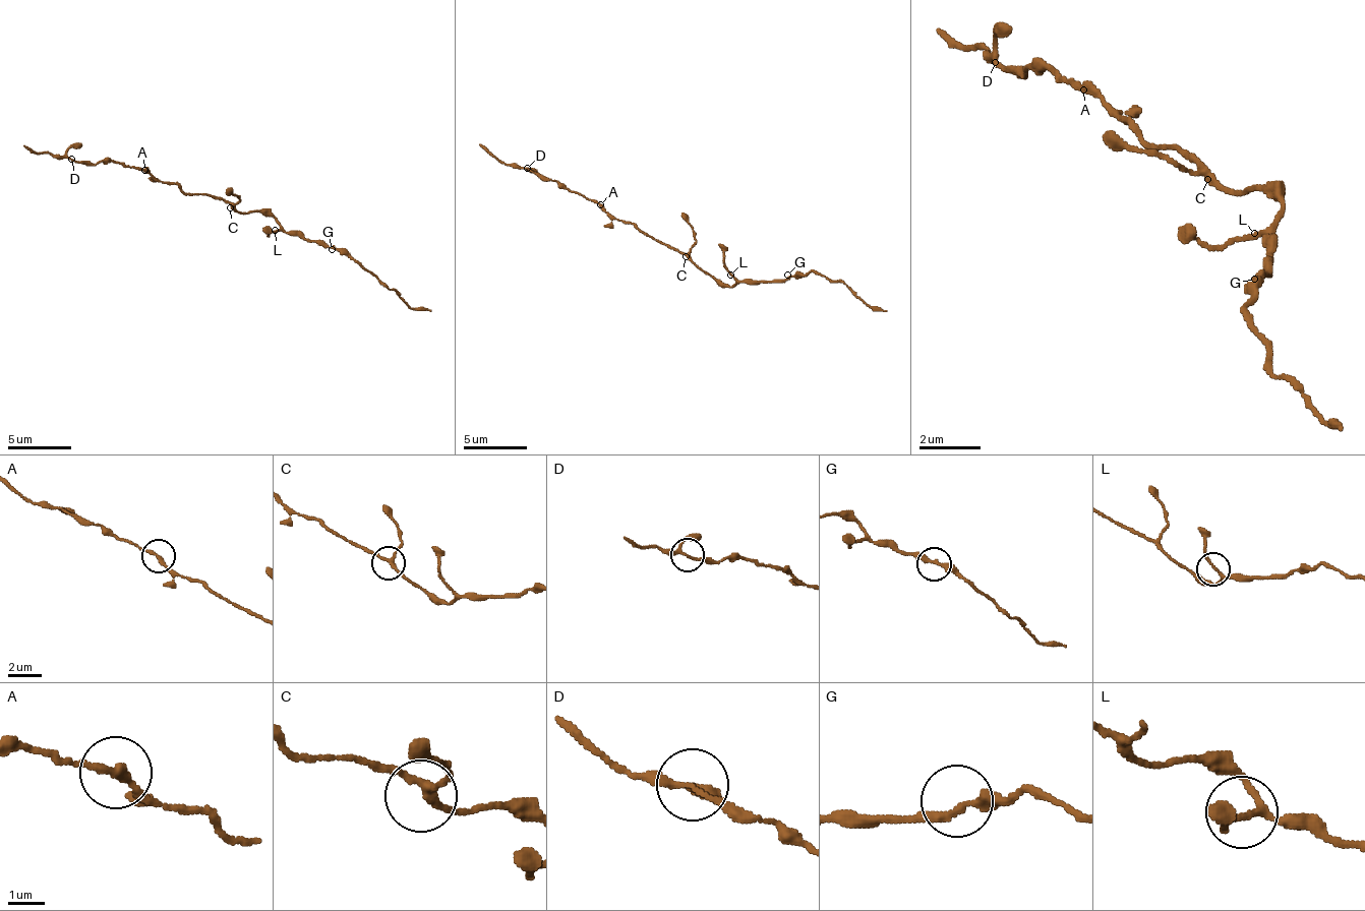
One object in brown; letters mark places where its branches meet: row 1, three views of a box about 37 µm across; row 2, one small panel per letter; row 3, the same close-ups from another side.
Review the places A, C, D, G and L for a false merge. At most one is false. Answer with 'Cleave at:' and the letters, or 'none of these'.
Cleave at: none of these

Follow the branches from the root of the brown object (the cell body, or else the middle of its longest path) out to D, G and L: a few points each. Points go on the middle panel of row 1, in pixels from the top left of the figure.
D: (689, 256), (612, 218), (596, 202), (568, 192), (555, 180), (539, 180), (527, 167)
G: (689, 256), (705, 271), (726, 285), (781, 282), (787, 275)
L: (689, 256), (705, 271), (726, 285), (736, 282), (730, 275)

